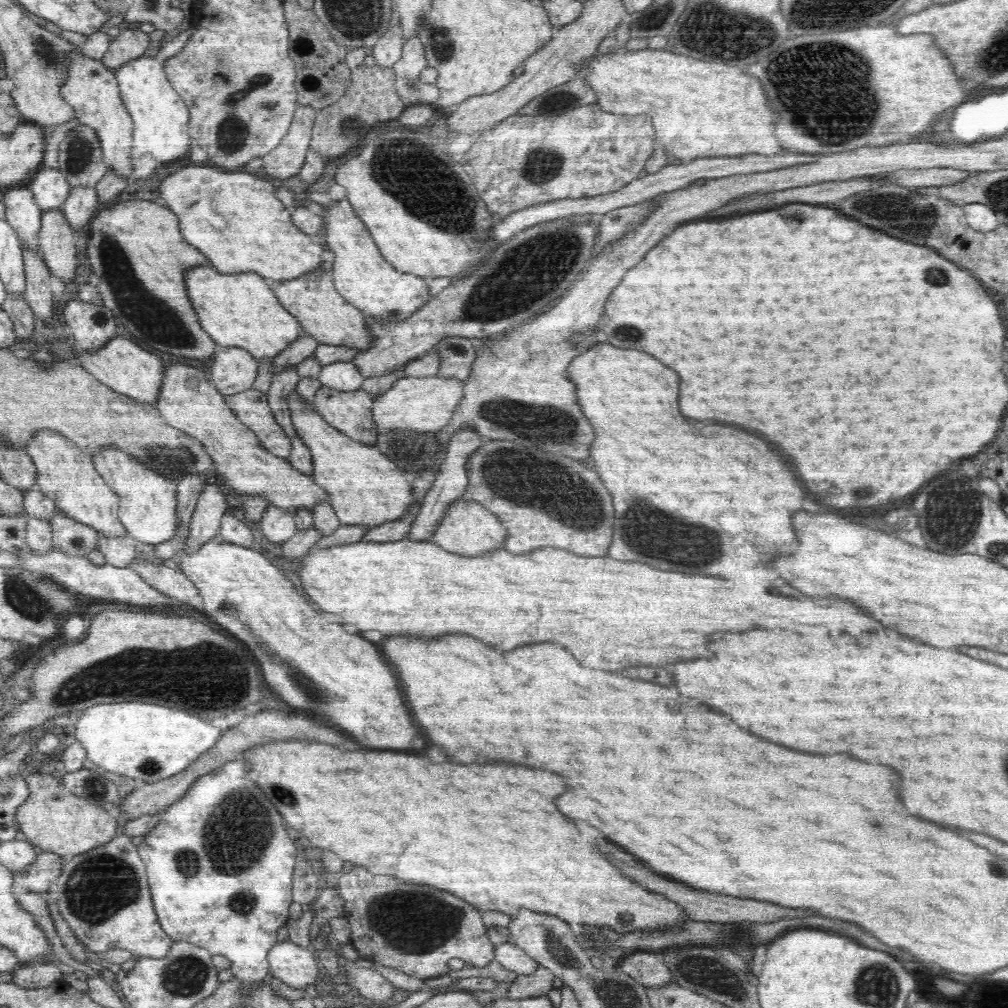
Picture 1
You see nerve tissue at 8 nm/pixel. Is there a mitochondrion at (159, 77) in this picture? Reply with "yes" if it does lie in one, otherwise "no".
no

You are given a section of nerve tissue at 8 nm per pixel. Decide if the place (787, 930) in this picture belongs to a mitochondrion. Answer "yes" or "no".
no

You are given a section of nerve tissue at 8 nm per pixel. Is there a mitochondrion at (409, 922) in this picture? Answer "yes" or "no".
yes

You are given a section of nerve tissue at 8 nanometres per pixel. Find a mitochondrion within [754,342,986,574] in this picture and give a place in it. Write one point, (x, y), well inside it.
(954, 520)

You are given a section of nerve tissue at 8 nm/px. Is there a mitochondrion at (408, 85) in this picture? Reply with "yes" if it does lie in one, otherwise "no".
yes

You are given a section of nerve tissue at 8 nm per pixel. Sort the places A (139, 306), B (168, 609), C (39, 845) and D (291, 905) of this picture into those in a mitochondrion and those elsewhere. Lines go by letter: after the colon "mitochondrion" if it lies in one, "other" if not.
A: mitochondrion
B: other
C: other
D: other

